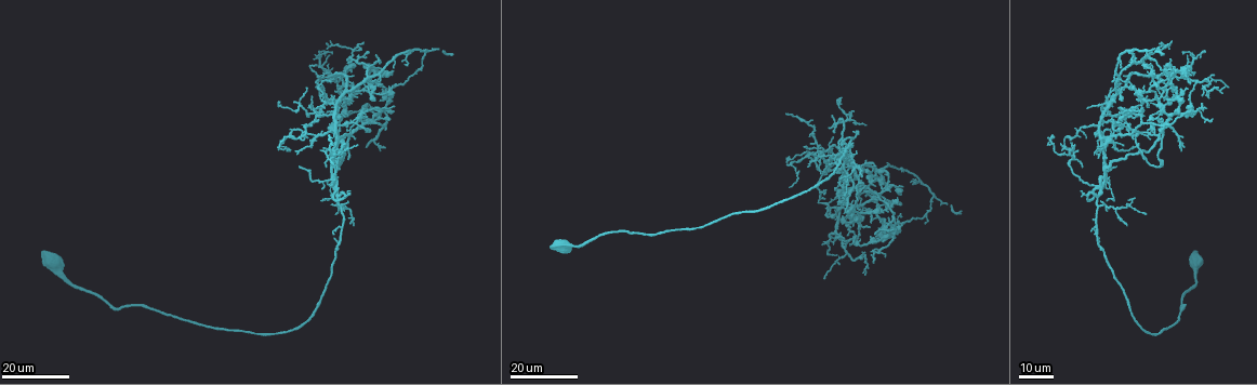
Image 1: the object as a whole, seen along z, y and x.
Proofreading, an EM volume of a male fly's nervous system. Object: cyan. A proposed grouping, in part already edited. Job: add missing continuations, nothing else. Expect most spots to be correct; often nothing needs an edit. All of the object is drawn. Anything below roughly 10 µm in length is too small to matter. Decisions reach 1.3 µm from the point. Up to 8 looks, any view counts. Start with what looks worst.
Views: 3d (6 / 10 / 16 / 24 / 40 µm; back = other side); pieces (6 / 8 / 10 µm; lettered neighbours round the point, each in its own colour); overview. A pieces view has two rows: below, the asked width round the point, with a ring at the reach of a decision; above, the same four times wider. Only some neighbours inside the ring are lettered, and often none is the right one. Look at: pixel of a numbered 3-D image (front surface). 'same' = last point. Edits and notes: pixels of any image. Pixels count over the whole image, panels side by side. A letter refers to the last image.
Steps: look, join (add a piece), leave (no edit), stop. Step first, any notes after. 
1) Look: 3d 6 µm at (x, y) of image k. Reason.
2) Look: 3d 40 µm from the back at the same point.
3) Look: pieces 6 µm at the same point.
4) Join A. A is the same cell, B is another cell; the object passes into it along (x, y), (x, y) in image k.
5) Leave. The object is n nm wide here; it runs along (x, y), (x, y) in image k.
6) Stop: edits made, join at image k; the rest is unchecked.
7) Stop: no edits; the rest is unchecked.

Look: 3d 16 µm at (1121, 107) of image 1.

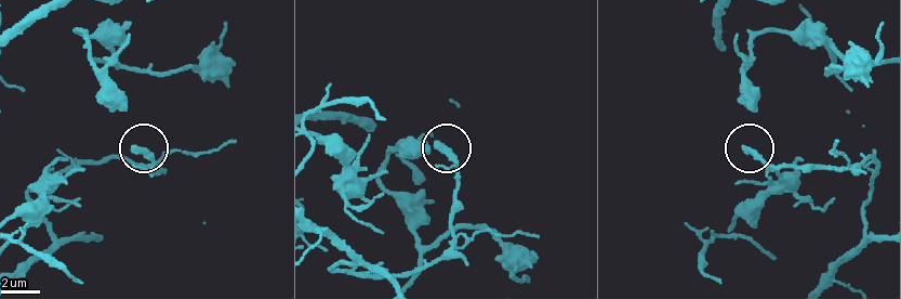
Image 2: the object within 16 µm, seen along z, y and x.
Look: pieces 8 µm at (438, 144) of image 2.

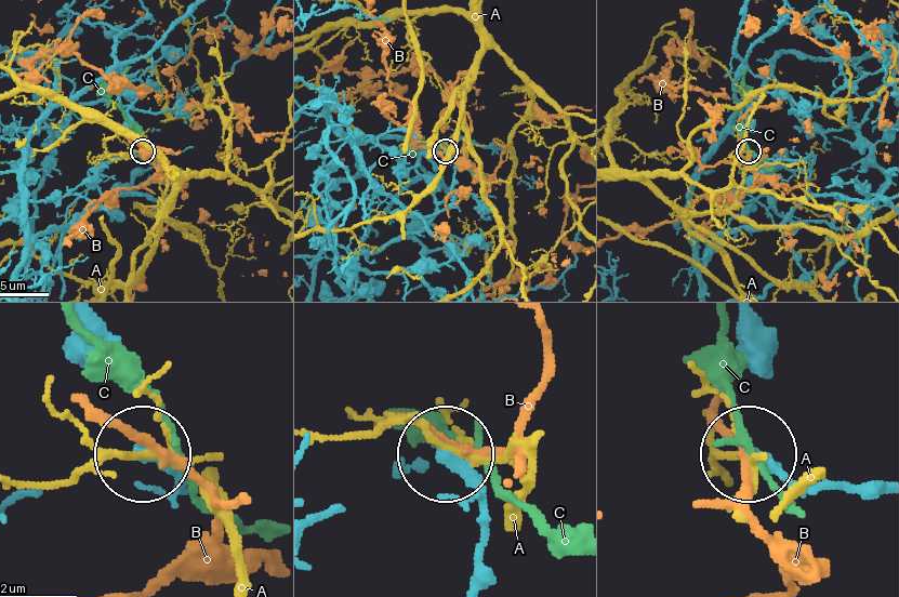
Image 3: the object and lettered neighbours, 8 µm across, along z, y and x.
Leave. A, B and C are other cells; no lettered piece goes on from it.

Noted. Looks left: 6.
Look: 3d 16 µm at (1182, 145) of image 1. Free end.

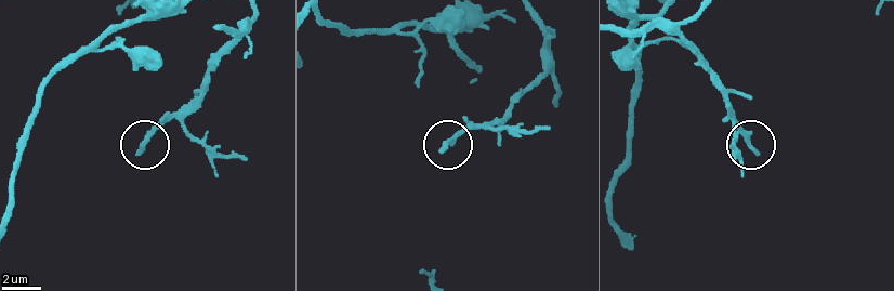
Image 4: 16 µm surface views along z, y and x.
Look: pieces 8 µm at (139, 153) of image 4. See the neighbours.

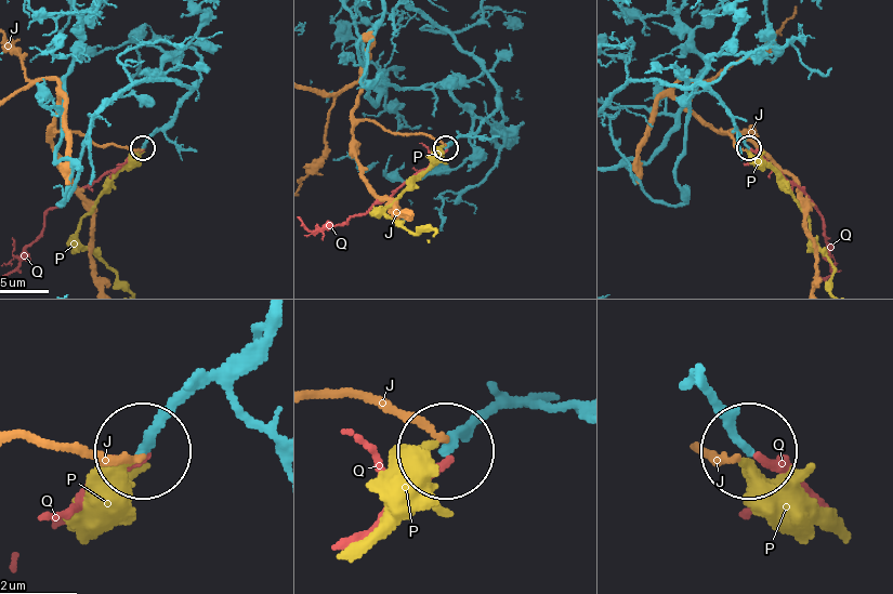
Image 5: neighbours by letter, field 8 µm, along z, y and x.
Leave. J, P and Q are other cells; it runs along (630, 81), (660, 79), (707, 88), (747, 146) in image 5; none of them fits.

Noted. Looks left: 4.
Look: 3d 24 µm at (376, 80) of image 1. Free end.

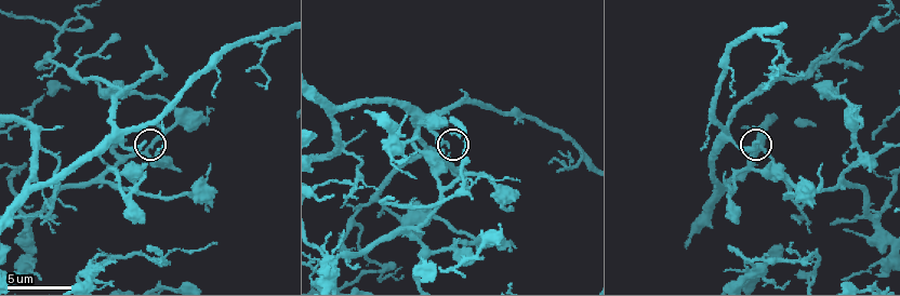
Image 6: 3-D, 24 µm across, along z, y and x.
Look: pieces 8 µm at (142, 143) of image 6.

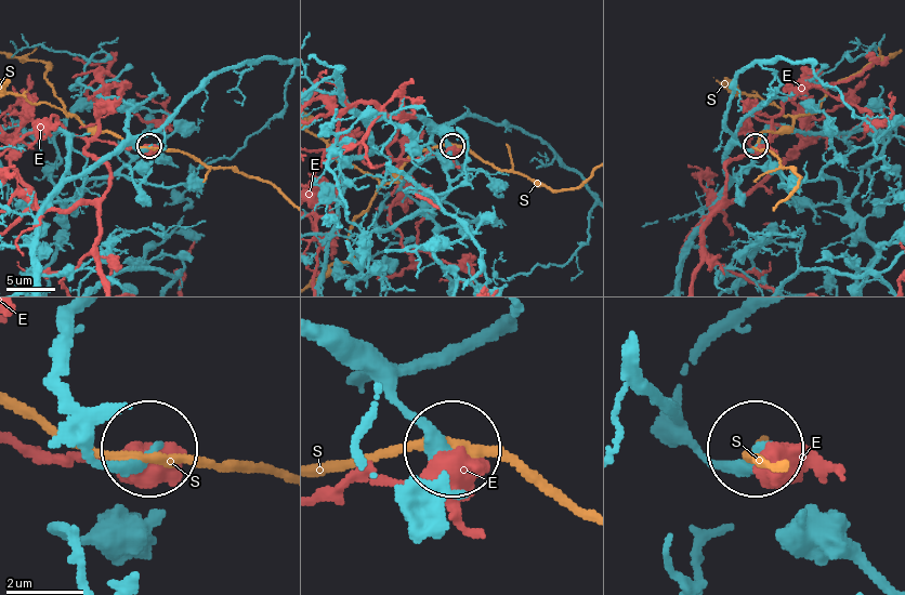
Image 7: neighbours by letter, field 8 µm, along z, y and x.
Leave. E and S are other cells; it runs along (692, 448), (731, 464), (757, 448) in image 7; no lettered piece goes on from it.

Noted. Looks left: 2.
Look: 3d 16 µm at (348, 160) of image 1. Free end.

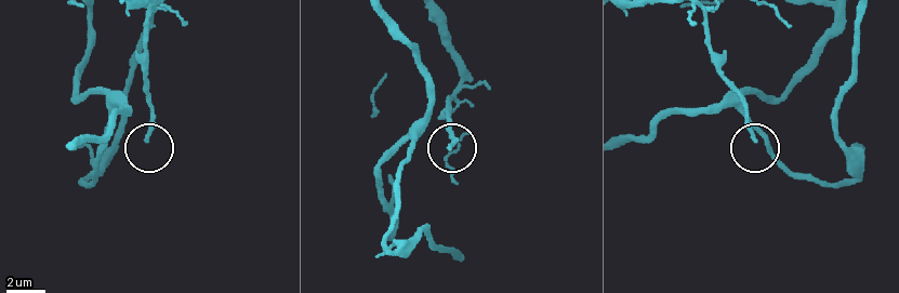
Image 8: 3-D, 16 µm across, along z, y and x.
Look: pieces 6 µm at (449, 147) of image 8.

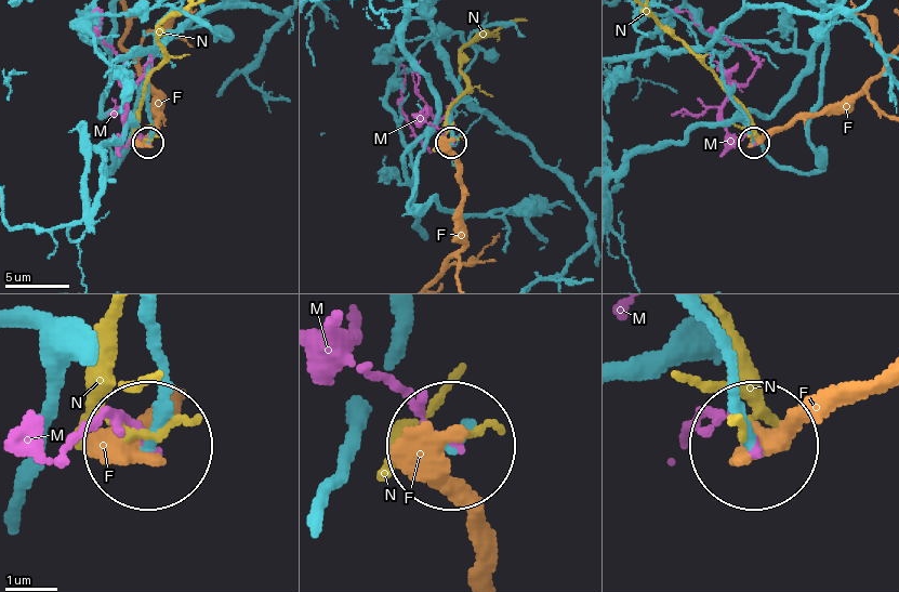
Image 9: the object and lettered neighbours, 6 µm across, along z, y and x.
Leave. F, M and N are other cells; no lettered piece goes on from it.

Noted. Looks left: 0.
Stop: no edits; the rest is unchecked.

